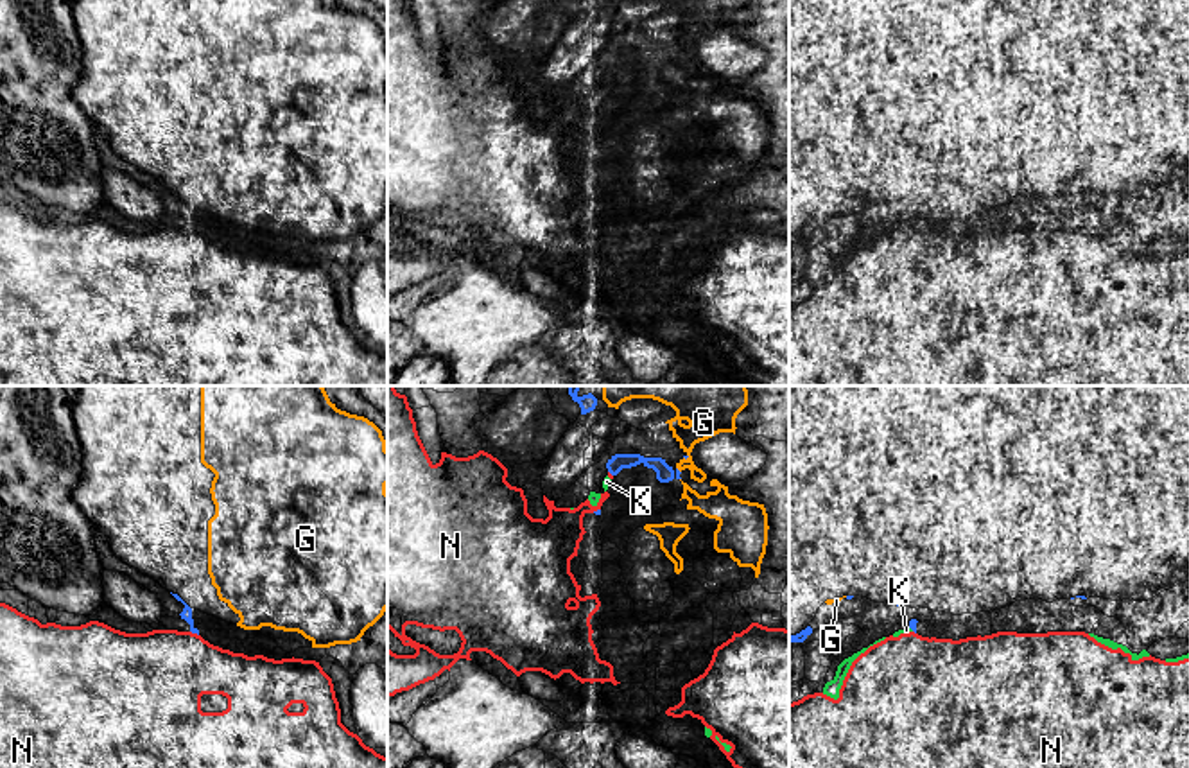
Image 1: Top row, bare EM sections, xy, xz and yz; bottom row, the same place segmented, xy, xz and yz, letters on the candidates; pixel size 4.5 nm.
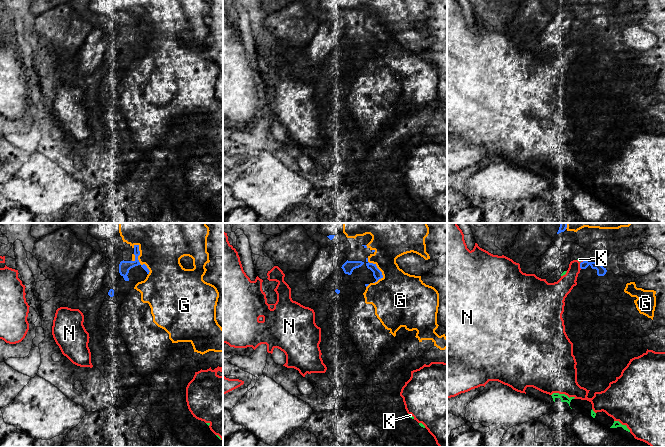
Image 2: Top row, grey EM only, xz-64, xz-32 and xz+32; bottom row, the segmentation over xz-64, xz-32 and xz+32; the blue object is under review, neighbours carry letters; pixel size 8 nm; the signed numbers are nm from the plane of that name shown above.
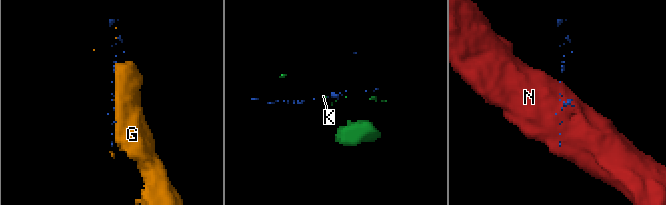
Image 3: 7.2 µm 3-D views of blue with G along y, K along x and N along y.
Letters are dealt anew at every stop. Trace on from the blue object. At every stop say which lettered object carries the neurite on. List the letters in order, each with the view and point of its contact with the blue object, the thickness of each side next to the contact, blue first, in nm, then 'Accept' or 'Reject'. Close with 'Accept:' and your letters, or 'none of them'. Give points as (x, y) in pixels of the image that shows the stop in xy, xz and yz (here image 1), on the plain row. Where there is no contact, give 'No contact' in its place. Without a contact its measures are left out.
G: Touches blue at xz (685, 56). Thickness 20 nm (blue) against 160 nm. Accept
K: Touches blue at yz (911, 226). Thickness 30 nm (blue) against 20 nm. Reject
N: Touches blue at xy (194, 230). Thickness 50 nm (blue) against 400 nm. Reject
Accept: G

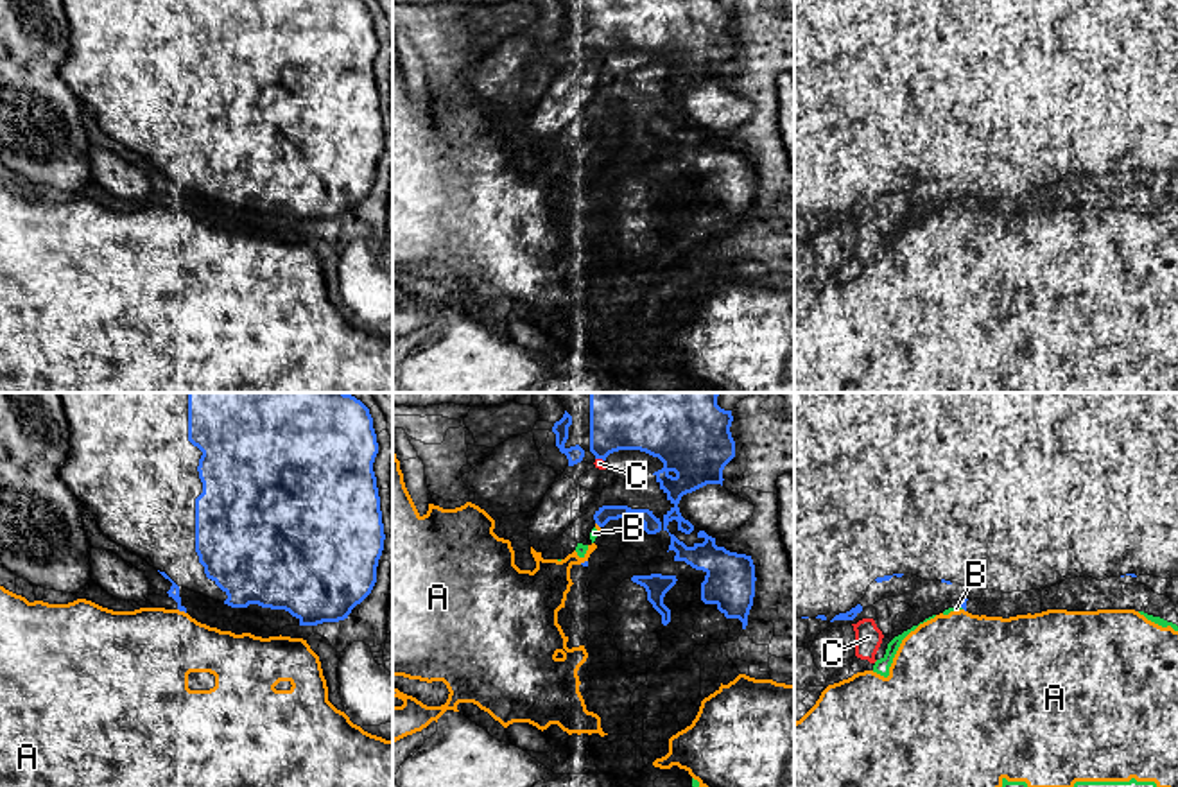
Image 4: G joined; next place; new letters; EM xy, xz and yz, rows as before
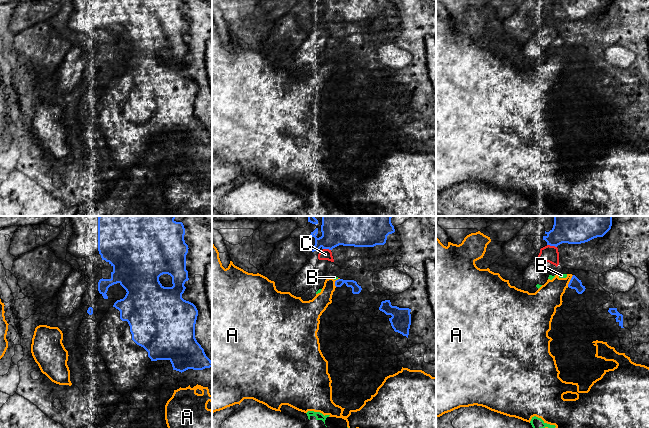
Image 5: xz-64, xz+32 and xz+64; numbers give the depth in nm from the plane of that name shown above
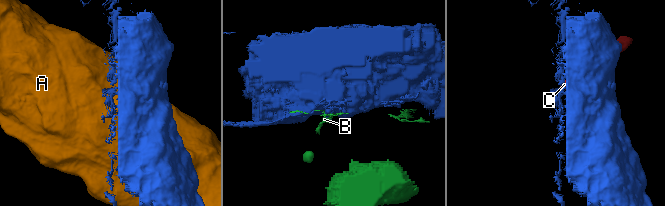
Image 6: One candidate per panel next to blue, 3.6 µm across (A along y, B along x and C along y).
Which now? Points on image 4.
A: Touches blue at xy (181, 208). Thickness 50 nm (blue) against 400 nm. Reject
B: Touches blue at yz (961, 205). Thickness 30 nm (blue) against 20 nm. Reject
C: Touches blue at xz (599, 56). Thickness 220 nm (blue) against 50 nm. Reject
Accept: none of them

